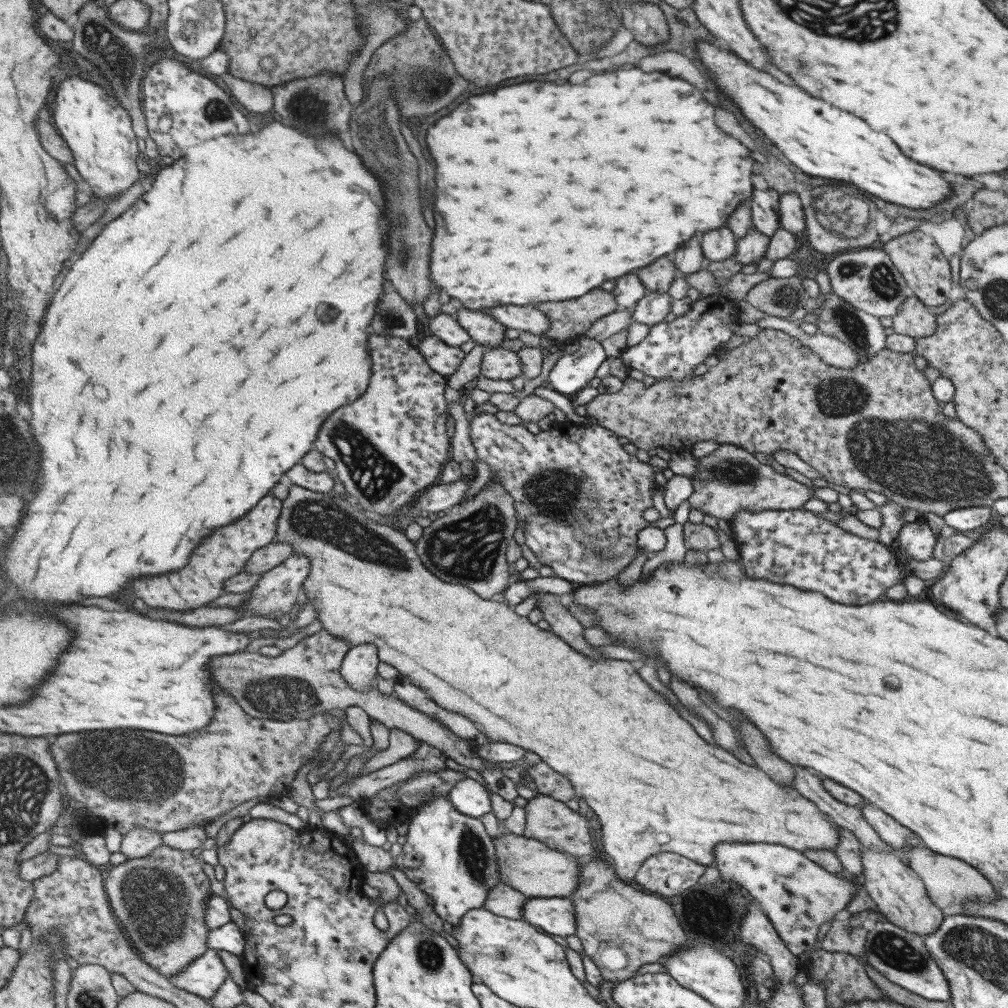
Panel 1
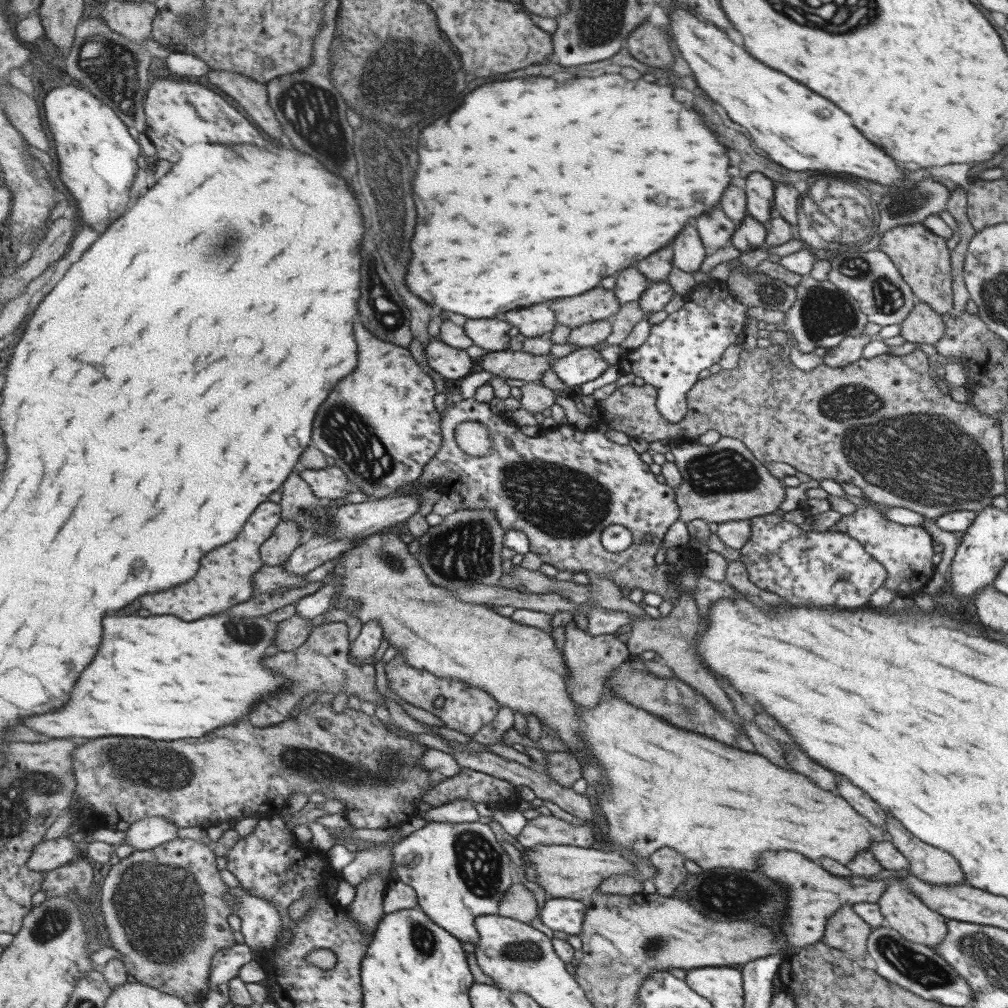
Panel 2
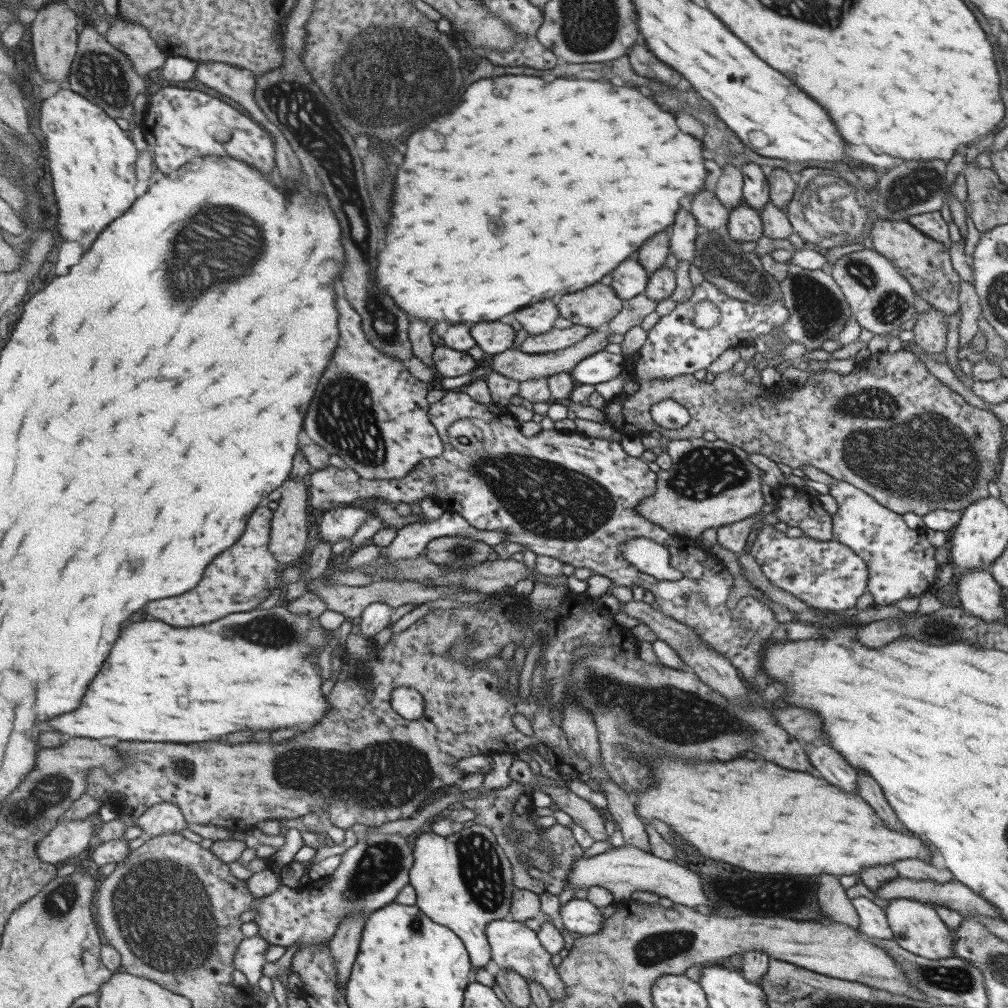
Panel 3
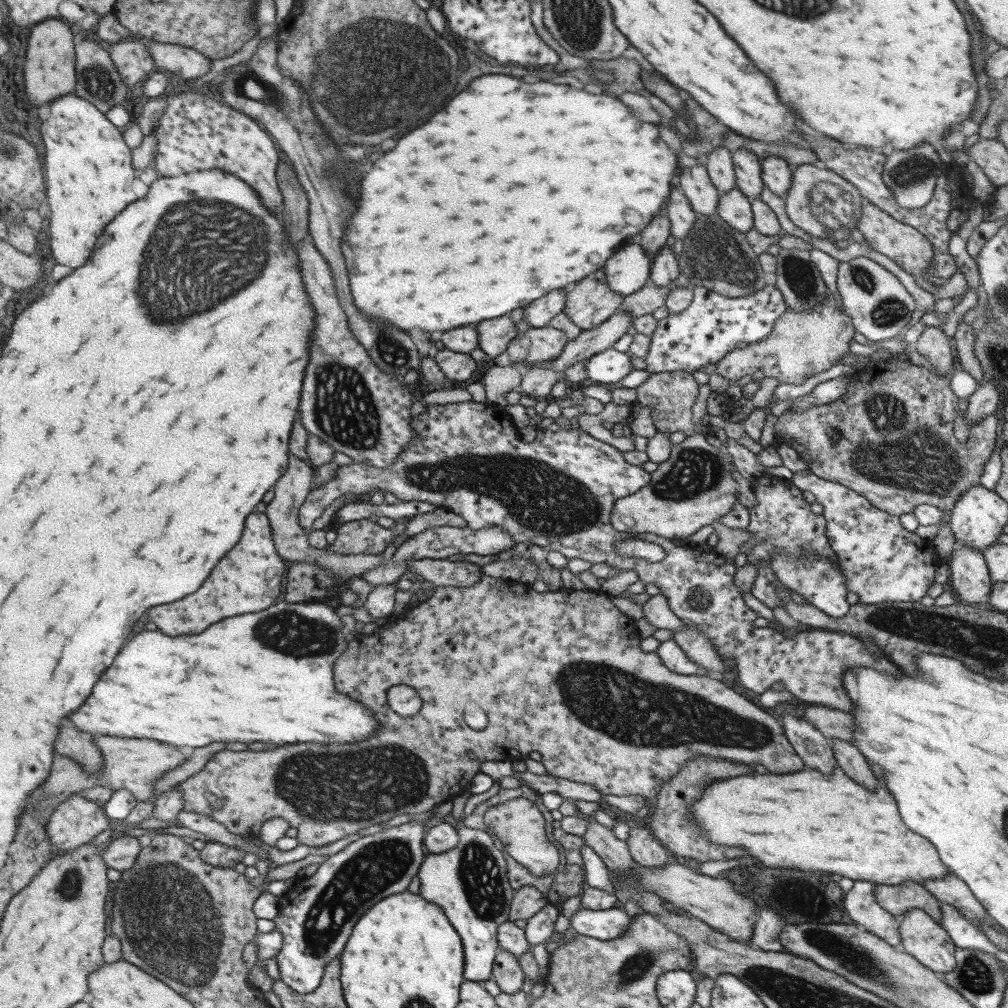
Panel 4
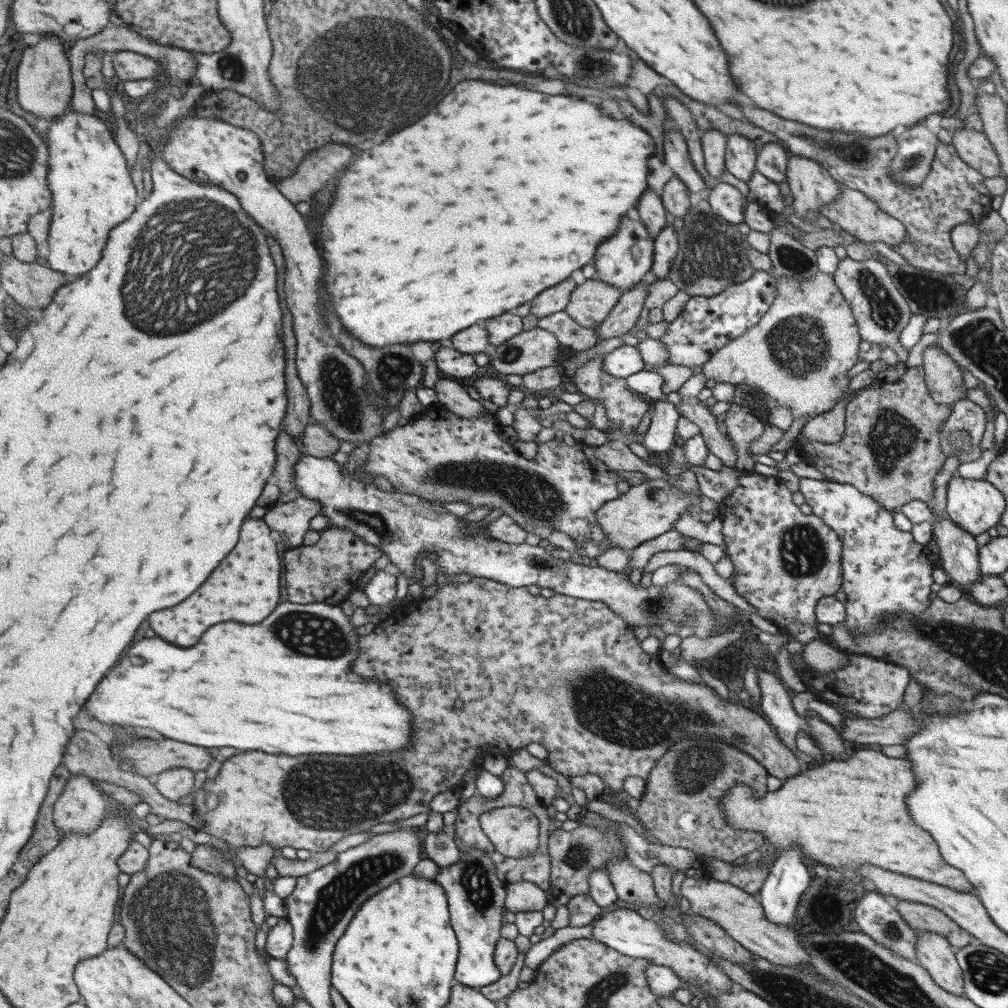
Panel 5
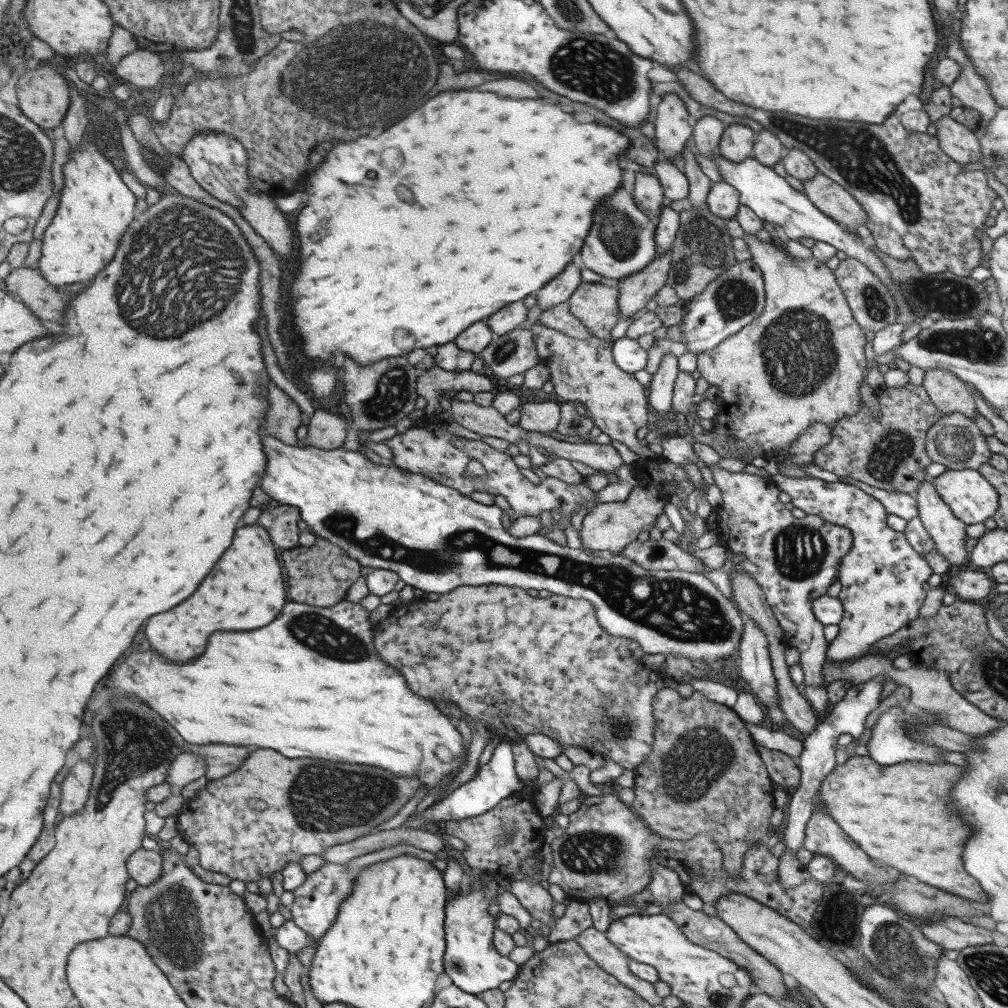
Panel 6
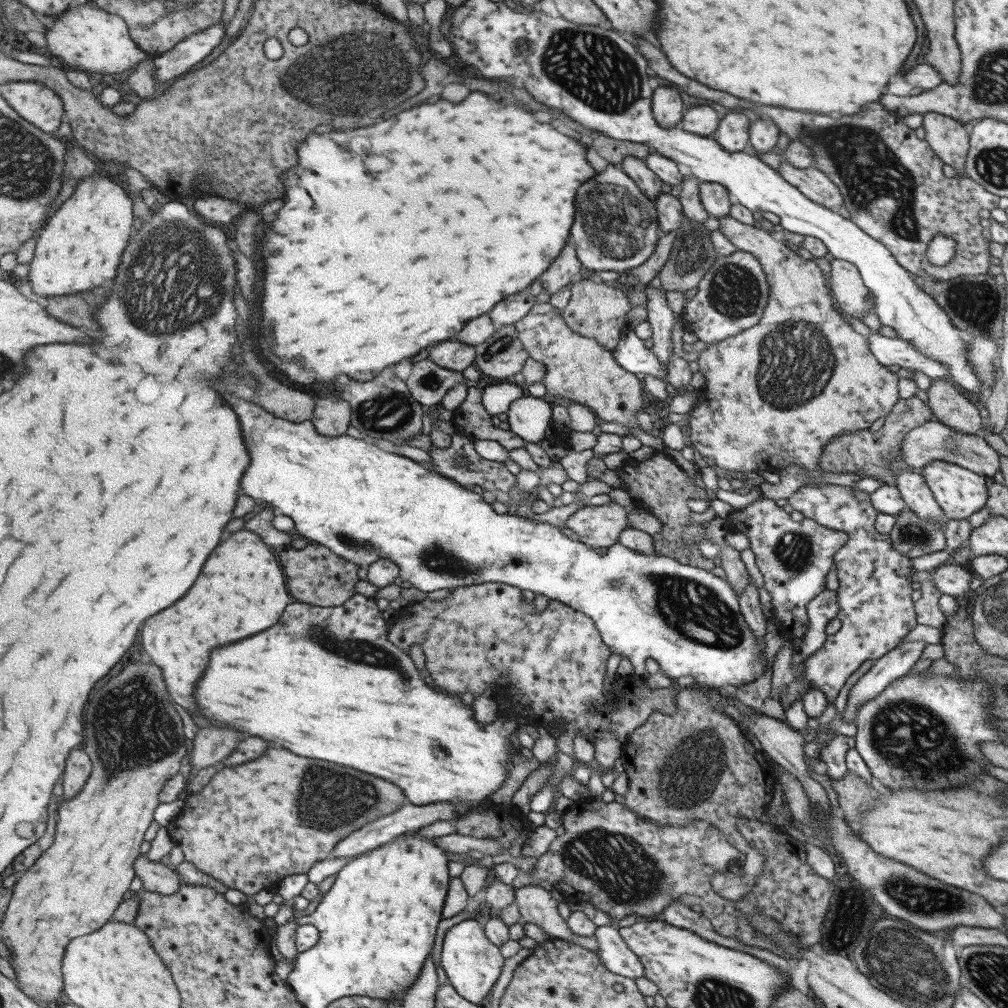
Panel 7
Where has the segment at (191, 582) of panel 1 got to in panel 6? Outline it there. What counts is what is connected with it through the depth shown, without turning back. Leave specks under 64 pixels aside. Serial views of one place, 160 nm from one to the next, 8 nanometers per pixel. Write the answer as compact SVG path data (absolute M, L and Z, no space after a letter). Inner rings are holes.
M258 522L243 526L235 536L235 548L219 560L219 568L207 576L203 588L171 612L151 616L147 622L147 636L155 650L169 660L189 662L207 648L207 638L217 630L257 630L271 624L287 604L287 586L279 562L277 546L268 528Z

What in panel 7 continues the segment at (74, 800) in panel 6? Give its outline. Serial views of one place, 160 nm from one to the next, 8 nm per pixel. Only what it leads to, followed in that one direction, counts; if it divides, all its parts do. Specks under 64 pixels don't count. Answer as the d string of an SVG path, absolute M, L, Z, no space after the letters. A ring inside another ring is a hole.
M81 748L71 752L71 760L67 760L67 772L63 776L64 800L75 798L87 784L93 772L93 763L87 752Z

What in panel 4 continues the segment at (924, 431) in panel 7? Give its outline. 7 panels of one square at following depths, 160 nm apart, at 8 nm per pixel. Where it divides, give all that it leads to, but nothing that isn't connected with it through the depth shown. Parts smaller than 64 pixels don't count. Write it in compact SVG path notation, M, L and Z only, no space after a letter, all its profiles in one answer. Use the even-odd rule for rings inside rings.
M983 378L981 384L976 385L973 394L970 394L968 400L965 418L972 427L977 420L993 415L998 410L1000 404L999 386L992 380Z

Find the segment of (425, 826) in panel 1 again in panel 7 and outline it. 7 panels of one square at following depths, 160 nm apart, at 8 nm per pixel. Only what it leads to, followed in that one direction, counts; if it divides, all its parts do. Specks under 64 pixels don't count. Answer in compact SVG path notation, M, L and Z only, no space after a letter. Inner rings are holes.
M464 919L453 925L444 936L441 965L456 992L471 1003L486 1004L503 972L505 958L502 949L487 936L486 928L475 919Z

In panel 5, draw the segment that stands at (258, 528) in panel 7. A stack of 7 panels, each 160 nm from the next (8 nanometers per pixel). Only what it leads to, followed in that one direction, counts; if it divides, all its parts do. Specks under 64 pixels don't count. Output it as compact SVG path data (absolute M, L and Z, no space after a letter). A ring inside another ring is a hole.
M300 497L271 507L263 519L281 536L280 543L291 550L305 544L304 538L310 531L311 520L321 515L321 509L321 502Z

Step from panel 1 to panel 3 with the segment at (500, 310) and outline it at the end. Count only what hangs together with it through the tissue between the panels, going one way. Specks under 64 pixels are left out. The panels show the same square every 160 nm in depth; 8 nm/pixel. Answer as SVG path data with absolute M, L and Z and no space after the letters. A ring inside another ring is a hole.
M555 299L543 300L537 304L531 304L529 308L513 312L513 320L521 324L521 328L529 335L541 334L553 328L558 317L558 307Z

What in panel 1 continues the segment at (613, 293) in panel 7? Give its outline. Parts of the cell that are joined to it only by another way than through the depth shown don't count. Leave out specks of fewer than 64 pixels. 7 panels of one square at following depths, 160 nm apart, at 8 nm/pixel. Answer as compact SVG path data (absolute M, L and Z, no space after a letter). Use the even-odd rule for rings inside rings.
M599 288L575 299L537 304L534 307L549 317L550 327L544 336L557 345L567 338L583 336L598 318L618 309L614 296Z

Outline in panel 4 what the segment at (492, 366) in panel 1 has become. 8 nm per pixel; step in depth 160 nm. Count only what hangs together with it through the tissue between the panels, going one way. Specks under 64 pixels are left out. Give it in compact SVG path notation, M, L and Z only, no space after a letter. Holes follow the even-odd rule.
M618 309L615 314L612 314L607 320L594 328L581 330L573 340L565 344L557 358L539 364L539 366L552 368L563 373L572 364L612 348L615 341L625 334L626 328L632 320L633 318L628 312Z

